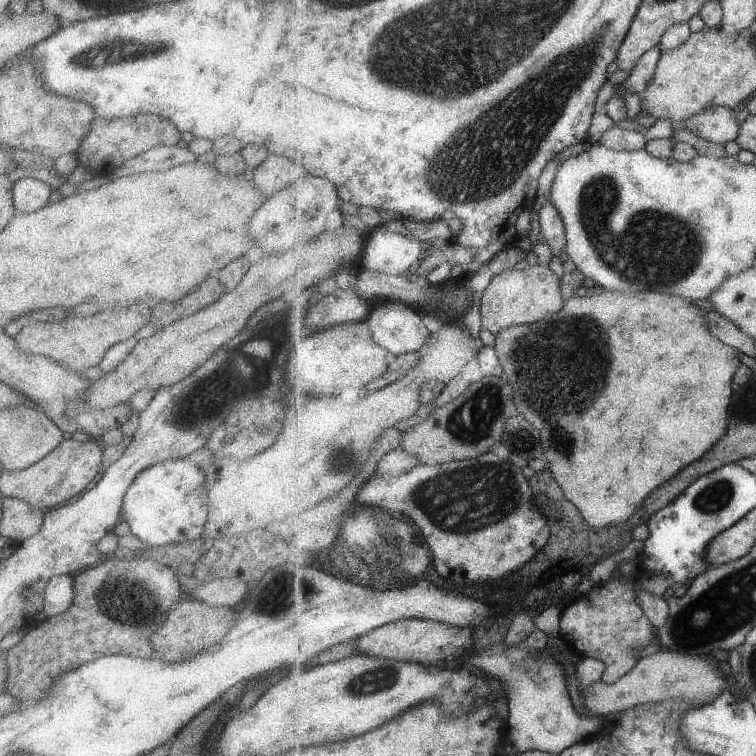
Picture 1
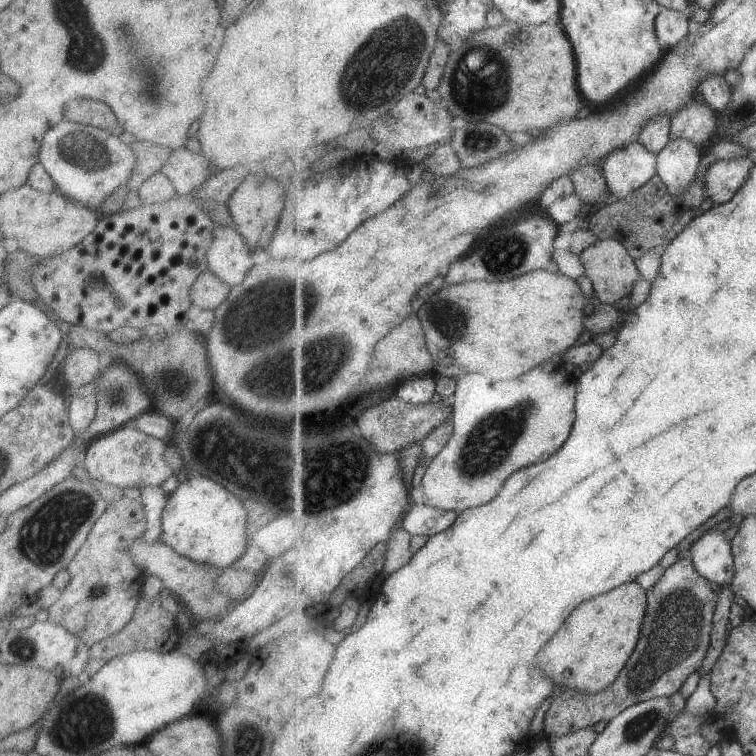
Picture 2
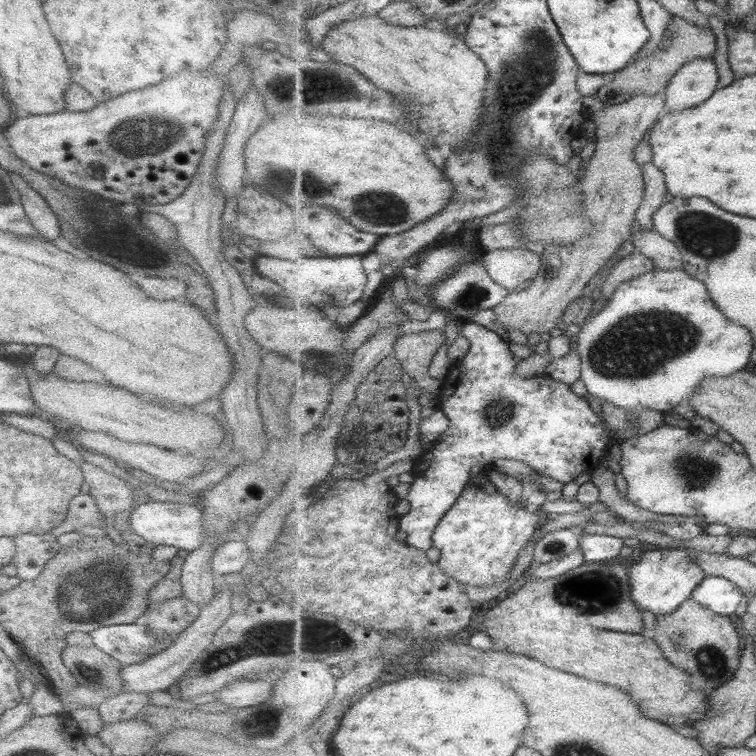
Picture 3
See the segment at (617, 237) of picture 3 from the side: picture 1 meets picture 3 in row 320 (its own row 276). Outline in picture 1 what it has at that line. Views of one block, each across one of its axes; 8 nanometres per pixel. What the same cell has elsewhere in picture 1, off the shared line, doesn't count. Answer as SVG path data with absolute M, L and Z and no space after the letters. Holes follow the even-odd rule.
M537 264L522 270L504 270L482 293L481 328L497 336L512 326L531 324L559 312L565 301L561 294L561 280L551 268Z

